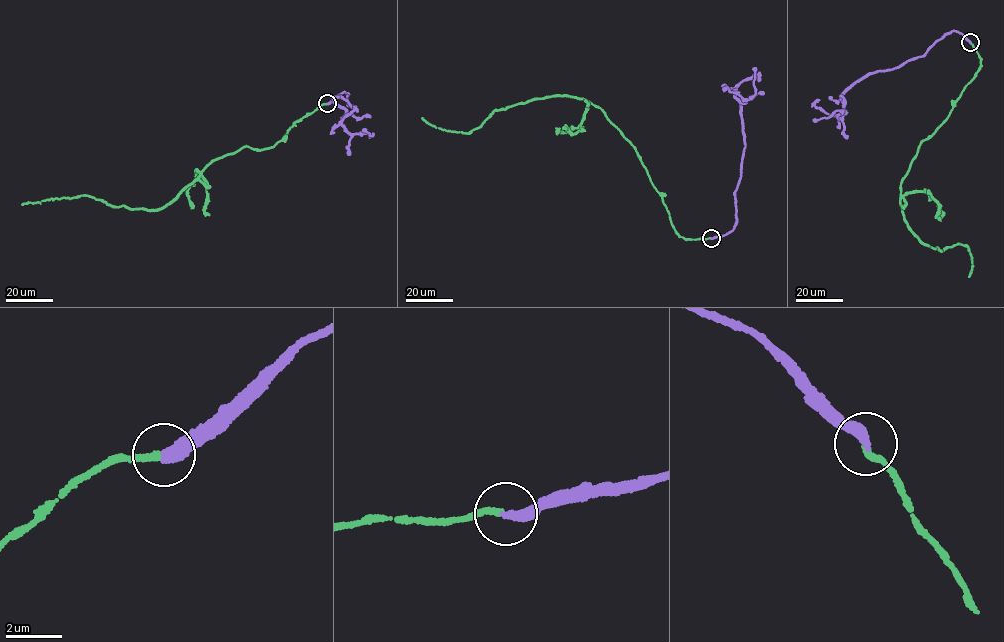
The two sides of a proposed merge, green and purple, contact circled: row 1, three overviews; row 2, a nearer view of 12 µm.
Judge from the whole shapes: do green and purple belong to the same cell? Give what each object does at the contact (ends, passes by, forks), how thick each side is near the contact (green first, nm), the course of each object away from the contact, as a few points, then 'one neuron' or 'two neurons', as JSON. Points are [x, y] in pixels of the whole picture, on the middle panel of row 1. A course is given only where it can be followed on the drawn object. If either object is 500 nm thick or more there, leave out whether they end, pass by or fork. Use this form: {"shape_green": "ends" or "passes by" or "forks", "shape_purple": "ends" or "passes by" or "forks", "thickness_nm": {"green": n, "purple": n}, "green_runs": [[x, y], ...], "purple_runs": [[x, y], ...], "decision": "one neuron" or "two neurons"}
{"shape_green": "ends", "shape_purple": "ends", "thickness_nm": {"green": 240, "purple": 420}, "green_runs": [[711, 238], [679, 235], [635, 147], [588, 101], [554, 96], [494, 110], [465, 133], [436, 128], [421, 118]], "purple_runs": [[711, 238], [733, 229], [736, 219], [745, 102], [734, 96], [735, 90], [752, 98], [753, 68]], "decision": "one neuron"}

